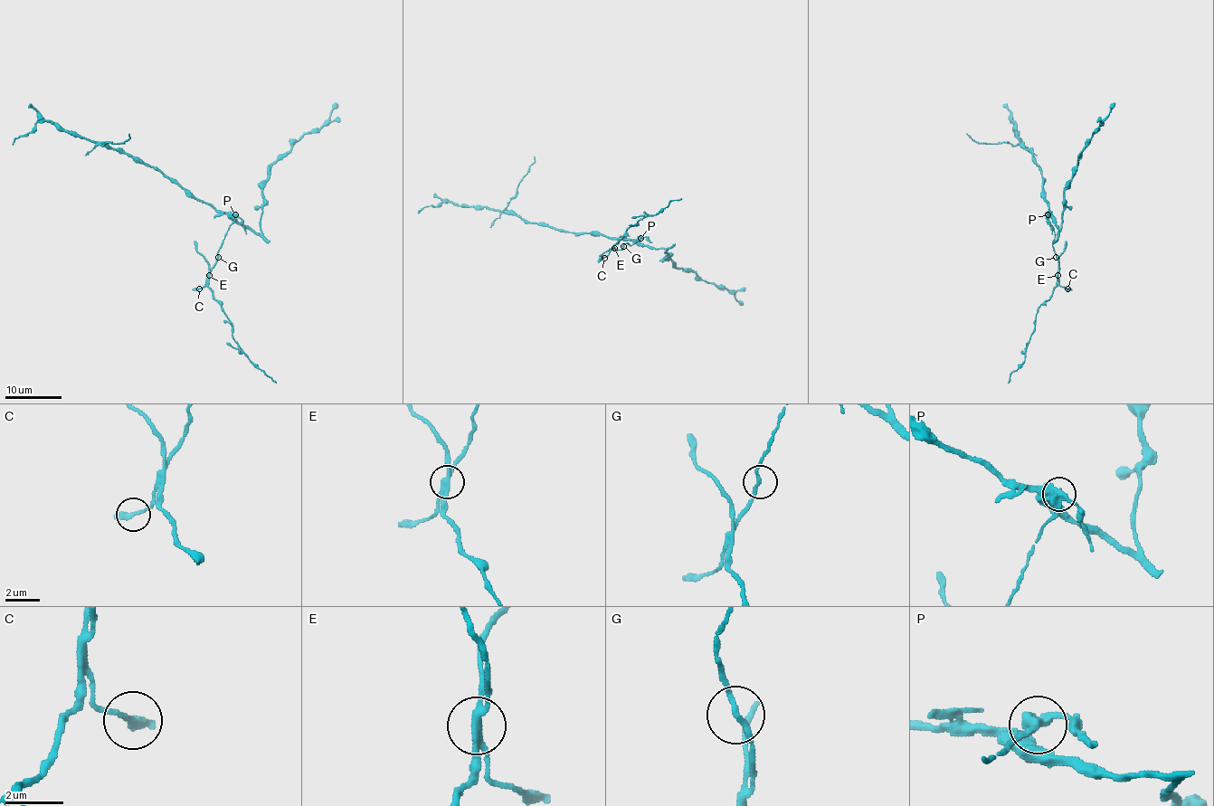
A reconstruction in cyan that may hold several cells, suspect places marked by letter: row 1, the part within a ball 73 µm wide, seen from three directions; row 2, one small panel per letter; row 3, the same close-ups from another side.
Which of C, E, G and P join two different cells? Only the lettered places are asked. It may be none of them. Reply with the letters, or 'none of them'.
E, P

